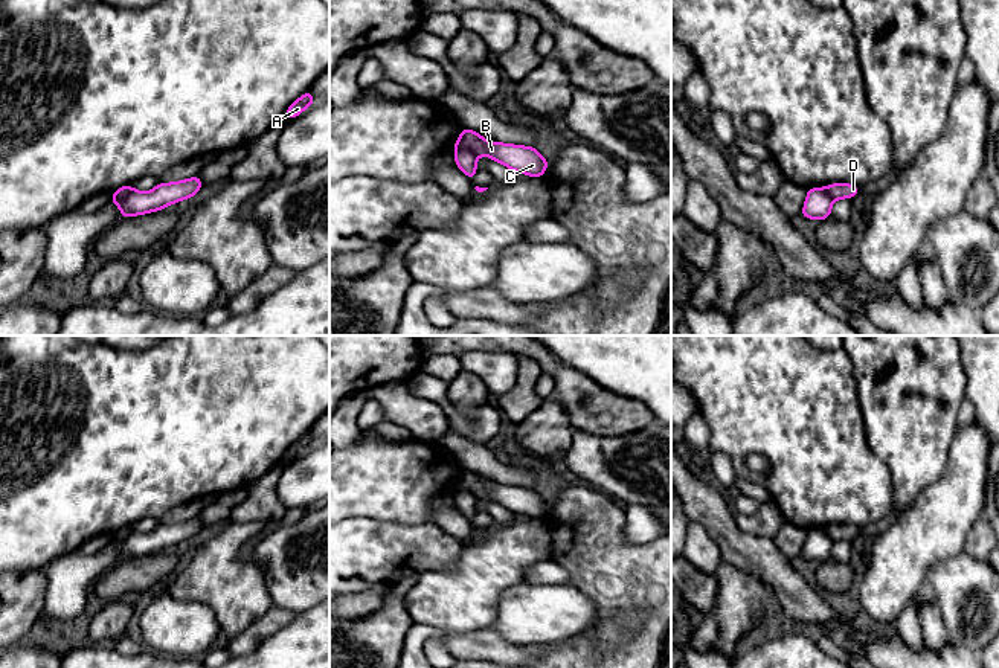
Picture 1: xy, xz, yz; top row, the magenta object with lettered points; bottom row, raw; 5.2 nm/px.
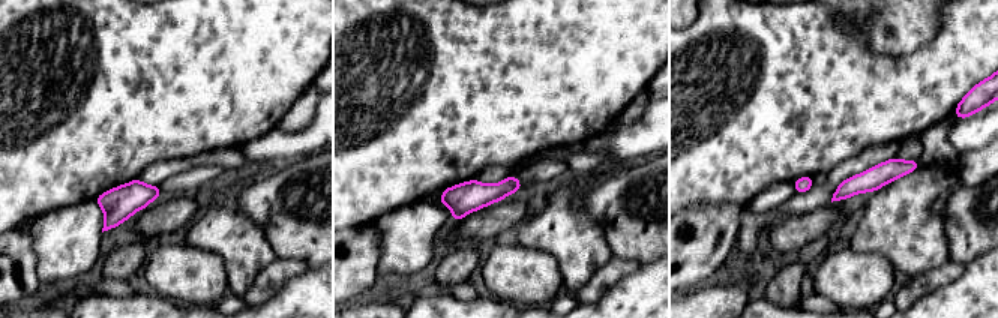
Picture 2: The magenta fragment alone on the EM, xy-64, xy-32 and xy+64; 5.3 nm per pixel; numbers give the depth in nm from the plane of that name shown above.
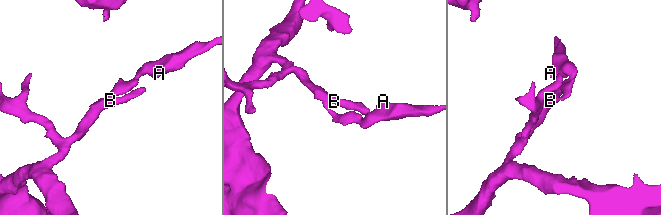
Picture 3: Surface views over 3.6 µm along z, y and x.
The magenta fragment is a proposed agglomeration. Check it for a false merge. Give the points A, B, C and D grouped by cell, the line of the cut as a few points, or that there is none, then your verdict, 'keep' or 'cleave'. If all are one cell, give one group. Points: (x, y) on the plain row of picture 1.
A D / B C; cut in xz along (456, 491), (468, 491), (476, 499); cleave

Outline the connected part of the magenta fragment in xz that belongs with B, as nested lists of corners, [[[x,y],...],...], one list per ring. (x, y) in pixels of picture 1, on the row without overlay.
[[[462,470],[455,490],[471,493],[476,499],[487,496],[490,502],[528,519],[543,519],[549,505],[534,488],[487,483],[482,476],[468,470]]]

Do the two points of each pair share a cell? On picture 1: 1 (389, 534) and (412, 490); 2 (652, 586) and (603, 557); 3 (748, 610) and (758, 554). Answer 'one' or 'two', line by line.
1: two
2: one
3: two

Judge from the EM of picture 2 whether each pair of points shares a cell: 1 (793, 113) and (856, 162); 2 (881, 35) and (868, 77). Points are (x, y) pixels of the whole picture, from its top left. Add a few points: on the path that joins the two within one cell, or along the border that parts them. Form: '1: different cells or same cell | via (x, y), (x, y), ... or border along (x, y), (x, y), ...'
1: different cells | border along (883, 143), (865, 147), (842, 161), (829, 174)
2: different cells | border along (859, 26), (863, 42), (877, 53), (911, 51)

